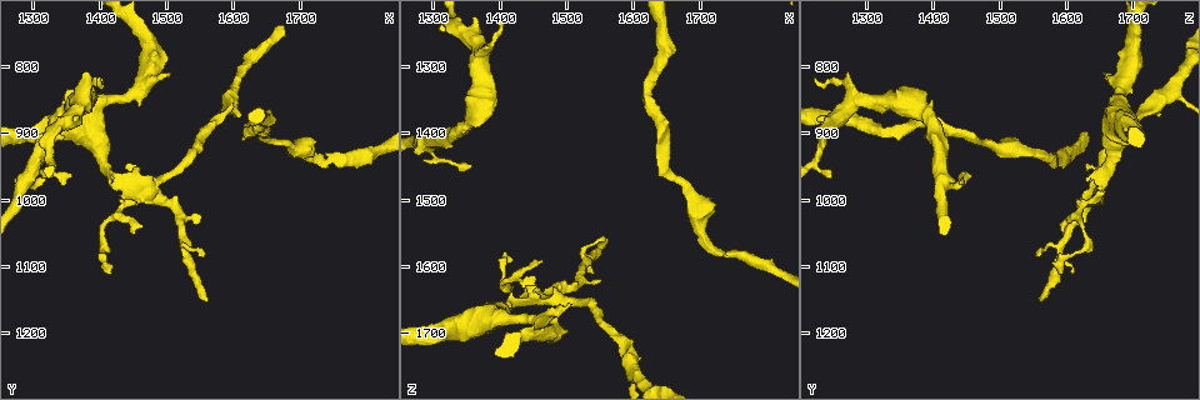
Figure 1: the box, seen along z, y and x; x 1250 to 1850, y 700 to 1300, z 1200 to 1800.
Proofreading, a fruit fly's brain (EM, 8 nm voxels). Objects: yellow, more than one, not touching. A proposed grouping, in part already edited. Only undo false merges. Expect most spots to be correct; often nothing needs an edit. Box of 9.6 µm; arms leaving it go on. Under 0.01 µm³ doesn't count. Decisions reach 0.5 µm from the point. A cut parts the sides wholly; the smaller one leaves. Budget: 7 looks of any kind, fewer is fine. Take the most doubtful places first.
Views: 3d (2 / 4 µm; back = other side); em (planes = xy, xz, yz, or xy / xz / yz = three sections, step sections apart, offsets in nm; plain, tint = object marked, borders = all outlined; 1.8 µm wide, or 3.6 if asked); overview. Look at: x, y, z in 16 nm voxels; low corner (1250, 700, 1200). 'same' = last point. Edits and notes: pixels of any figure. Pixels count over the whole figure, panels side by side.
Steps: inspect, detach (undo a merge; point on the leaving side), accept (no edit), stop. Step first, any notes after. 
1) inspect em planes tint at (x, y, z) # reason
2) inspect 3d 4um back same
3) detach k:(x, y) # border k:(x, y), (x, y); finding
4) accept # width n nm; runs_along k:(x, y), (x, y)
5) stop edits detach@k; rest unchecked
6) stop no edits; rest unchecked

inspect em xz step 16 tint at (1440, 985, 1650) # looks like a crossing

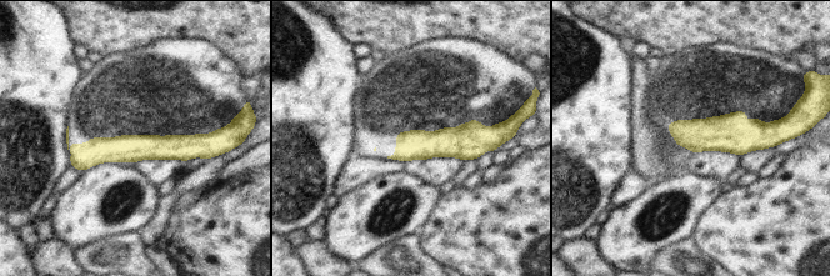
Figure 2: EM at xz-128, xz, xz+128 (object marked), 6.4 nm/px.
accept # runs_along 2:(70, 146), (75, 149), (204, 147); all the same neuron

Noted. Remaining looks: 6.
inspect 3d 4um at (1335, 895, 1240) # calibre changes

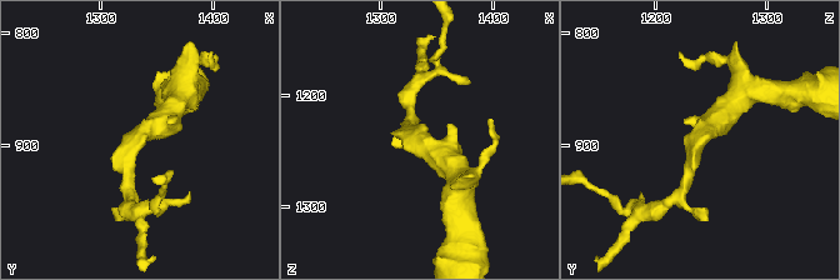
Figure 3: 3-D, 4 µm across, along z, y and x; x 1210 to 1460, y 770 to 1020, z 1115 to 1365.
inspect em yz step 8 tint at (1336, 890, 1246) # shape alone is not enough

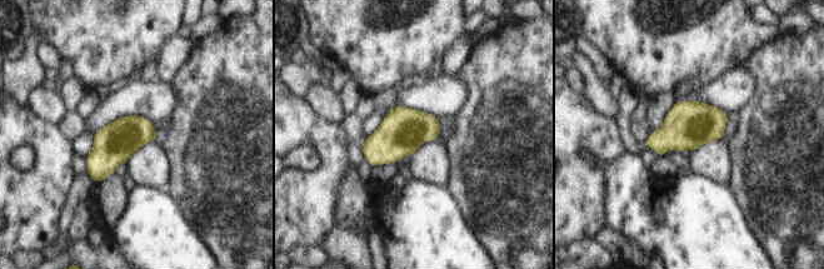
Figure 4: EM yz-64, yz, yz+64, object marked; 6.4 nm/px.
inspect em planes tint same

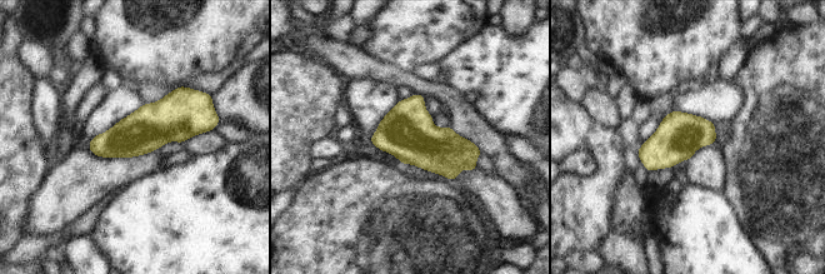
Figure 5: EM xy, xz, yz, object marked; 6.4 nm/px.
accept # width 280 nm; one neuron here

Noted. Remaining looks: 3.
inspect em planes tint at (1595, 840, 1745) # sharp bend

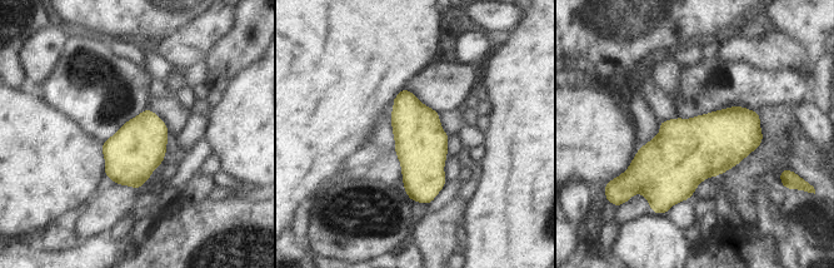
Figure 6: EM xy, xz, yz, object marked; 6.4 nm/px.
accept # width 340 nm; one neuron here

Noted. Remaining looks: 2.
stop no edits; rest unchecked

